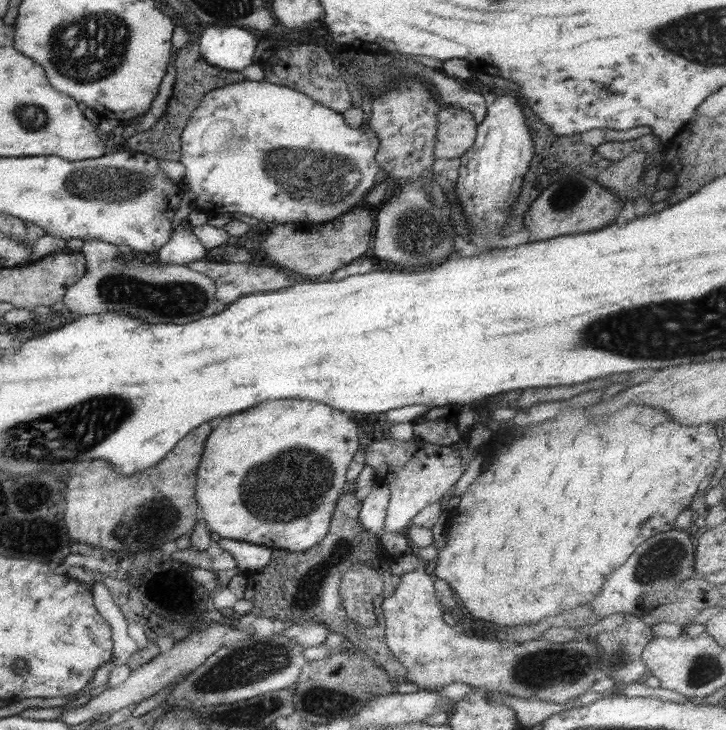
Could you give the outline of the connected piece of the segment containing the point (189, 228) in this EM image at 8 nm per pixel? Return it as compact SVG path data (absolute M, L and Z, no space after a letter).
M186 218L174 226L168 243L158 250L156 256L157 263L188 266L188 263L206 258L206 247L194 234L193 226Z

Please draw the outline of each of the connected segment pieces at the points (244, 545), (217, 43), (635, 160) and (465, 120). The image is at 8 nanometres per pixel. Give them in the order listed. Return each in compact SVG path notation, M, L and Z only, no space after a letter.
M228 539L222 546L223 550L230 552L236 558L237 568L246 574L264 569L272 559L272 549L256 544Z
M207 27L200 38L200 54L210 66L224 70L244 70L254 60L259 34L242 27Z
M634 152L620 162L614 162L614 168L610 166L604 172L599 172L596 180L616 197L628 202L635 200L643 191L642 180L646 170L642 168L642 162L647 156L644 152Z
M444 107L438 113L438 134L434 155L437 159L455 159L474 145L478 124L462 108Z

